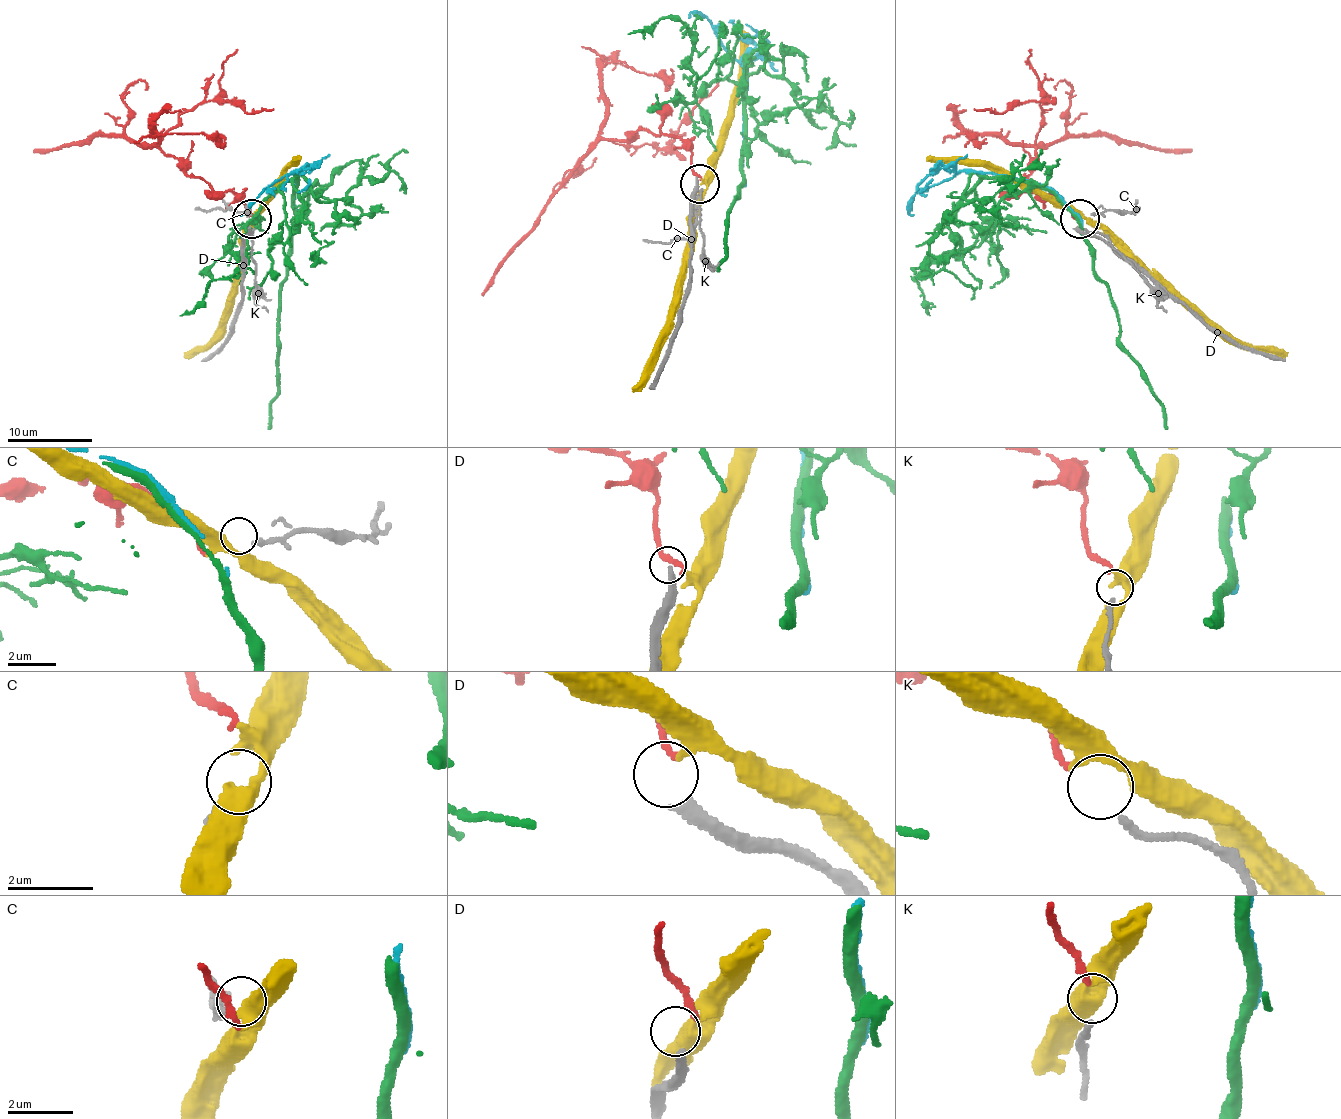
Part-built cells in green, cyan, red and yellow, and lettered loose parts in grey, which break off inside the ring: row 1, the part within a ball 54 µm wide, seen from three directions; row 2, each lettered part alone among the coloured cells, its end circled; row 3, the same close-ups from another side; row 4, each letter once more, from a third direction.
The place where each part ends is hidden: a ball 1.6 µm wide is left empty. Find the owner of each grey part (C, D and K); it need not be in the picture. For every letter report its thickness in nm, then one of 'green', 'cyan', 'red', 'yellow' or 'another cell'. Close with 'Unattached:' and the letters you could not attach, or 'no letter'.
C: 240 nm thick; another cell
D: 280 nm thick; another cell
K: 160 nm thick; red
Unattached: C, D

